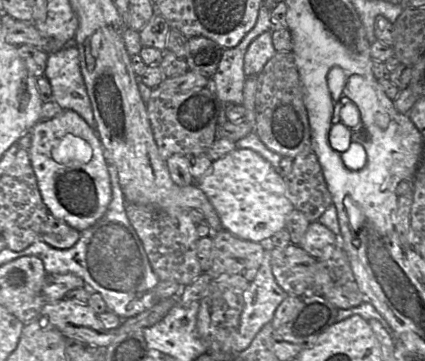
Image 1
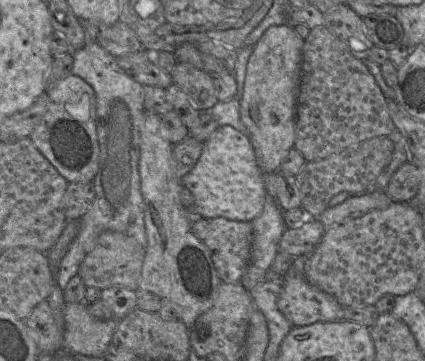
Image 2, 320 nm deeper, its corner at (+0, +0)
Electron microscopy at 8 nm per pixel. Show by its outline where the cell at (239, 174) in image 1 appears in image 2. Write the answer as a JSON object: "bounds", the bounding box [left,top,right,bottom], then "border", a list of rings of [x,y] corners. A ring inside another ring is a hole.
{"bounds":[181,125,267,222],"border":[[[230,125],[218,127],[204,143],[202,154],[196,165],[181,181],[193,195],[195,206],[204,219],[223,217],[234,221],[252,222],[262,213],[265,205],[267,191],[264,175],[257,164],[250,138]]]}

